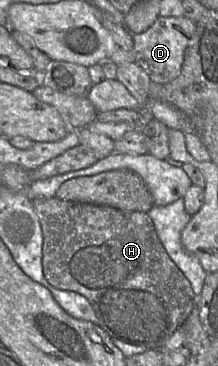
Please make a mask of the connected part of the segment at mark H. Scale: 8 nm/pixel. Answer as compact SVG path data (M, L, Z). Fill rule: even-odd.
M57 196L51 198L34 199L33 206L39 219L42 236L42 270L45 280L53 287L78 293L84 296L95 311L98 318L98 326L111 338L128 345L145 346L149 350L162 349L171 336L183 326L194 307L197 306L197 298L190 281L178 268L163 247L153 221L146 212L124 211L107 205L94 205L83 202L67 201Z

